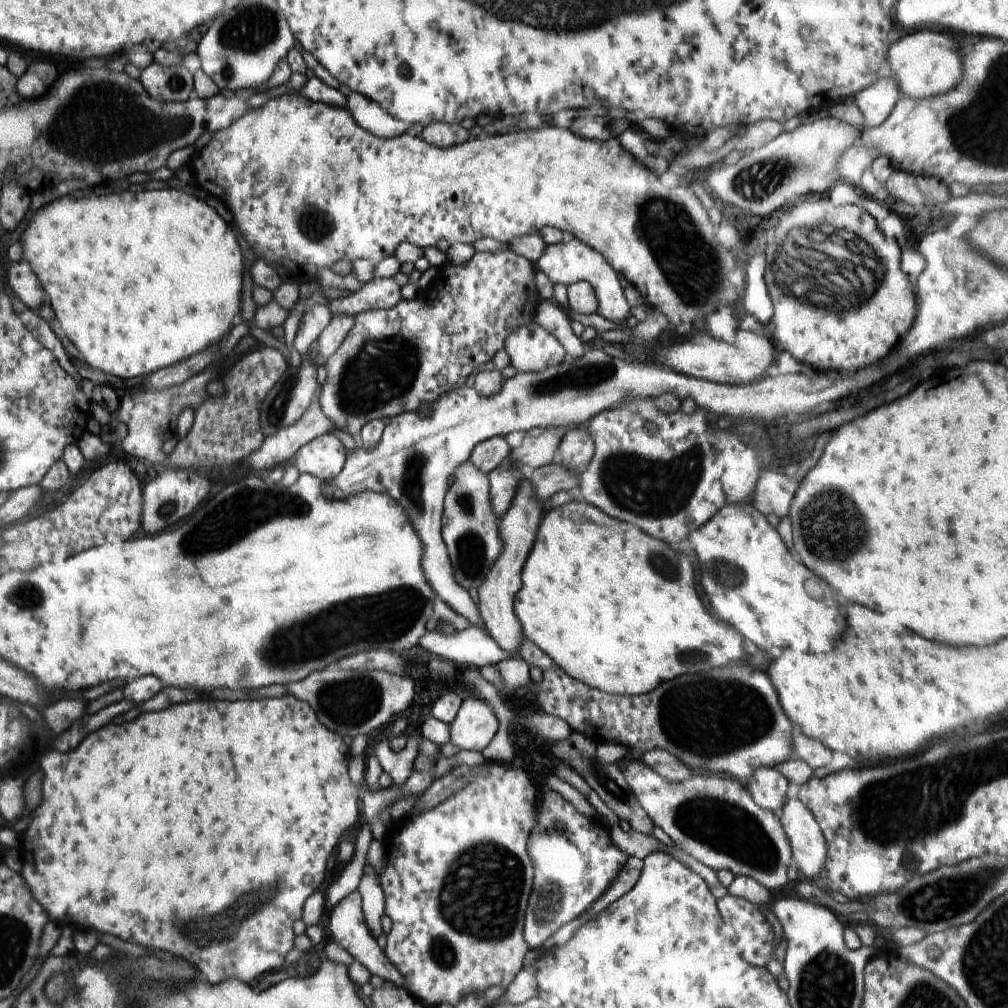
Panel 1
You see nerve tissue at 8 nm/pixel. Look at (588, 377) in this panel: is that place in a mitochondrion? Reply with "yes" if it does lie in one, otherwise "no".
yes

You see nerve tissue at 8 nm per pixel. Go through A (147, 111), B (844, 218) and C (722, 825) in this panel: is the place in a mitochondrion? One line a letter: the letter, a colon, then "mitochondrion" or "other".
A: mitochondrion
B: mitochondrion
C: mitochondrion

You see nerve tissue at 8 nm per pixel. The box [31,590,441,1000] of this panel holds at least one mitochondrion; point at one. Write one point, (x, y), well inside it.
(215, 928)

